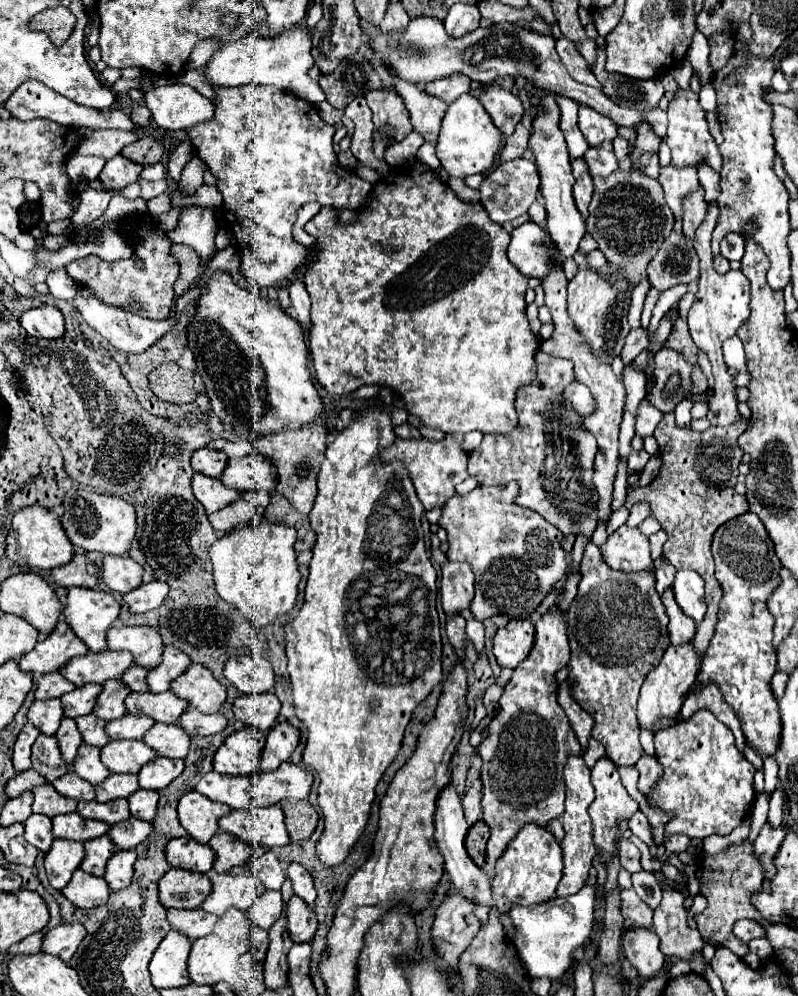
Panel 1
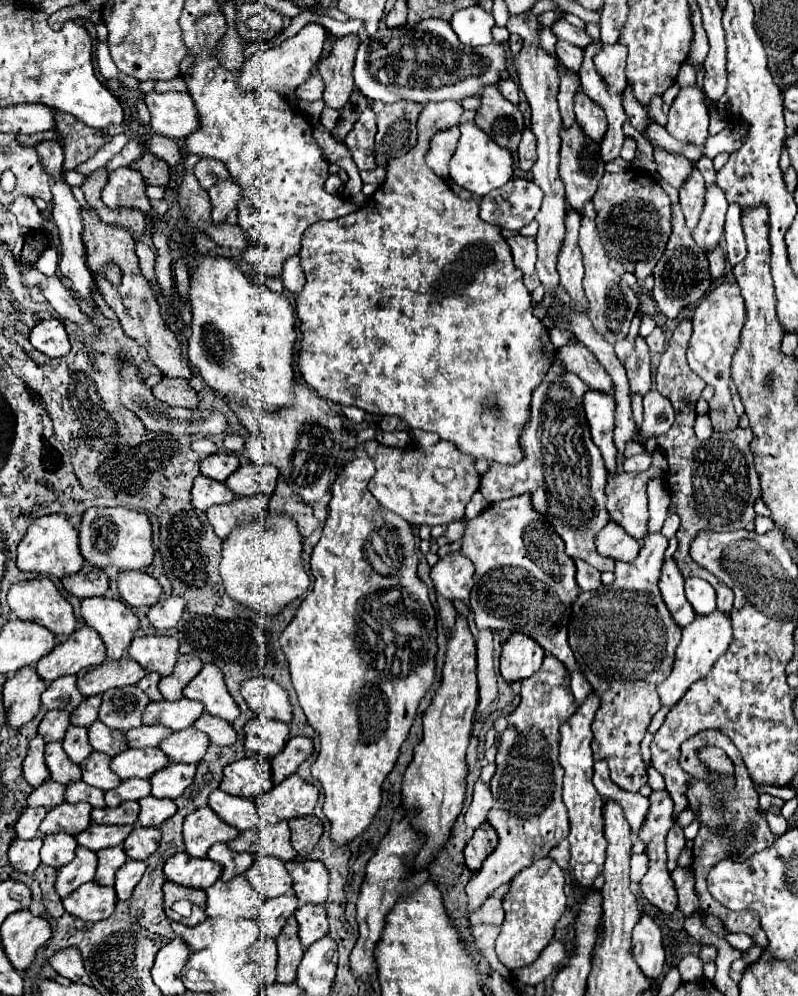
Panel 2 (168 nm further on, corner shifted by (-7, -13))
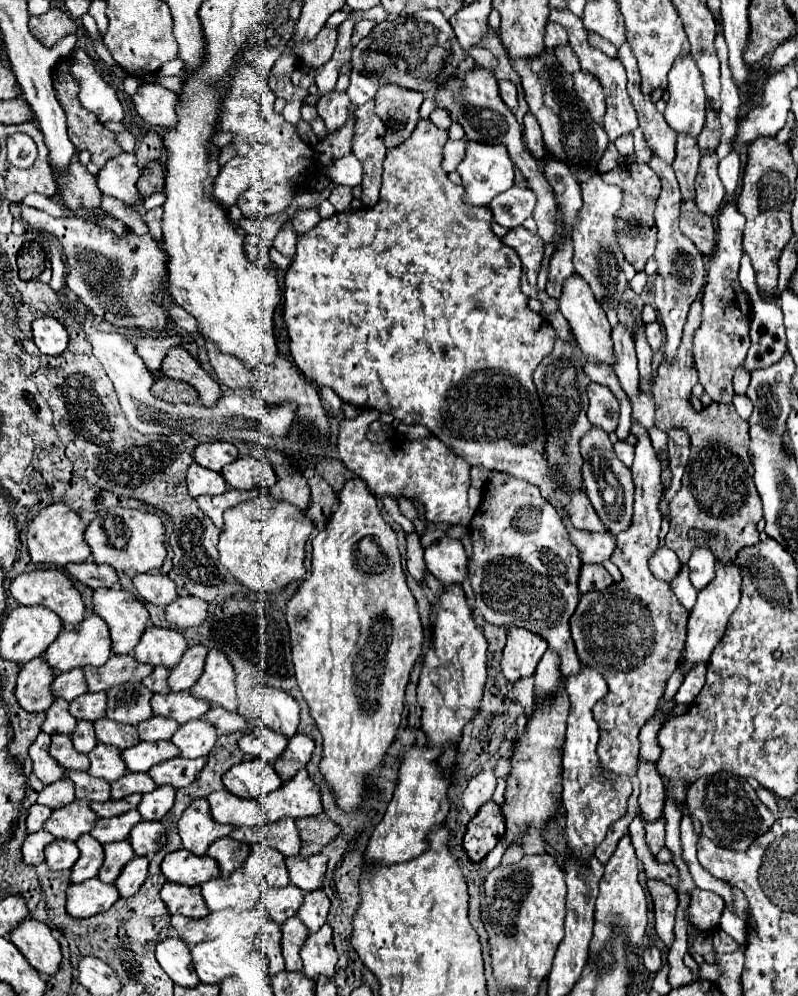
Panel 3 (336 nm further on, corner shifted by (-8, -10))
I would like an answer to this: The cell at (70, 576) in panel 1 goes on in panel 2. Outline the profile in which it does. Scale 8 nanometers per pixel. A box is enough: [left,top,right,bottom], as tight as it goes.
[62,564,110,600]

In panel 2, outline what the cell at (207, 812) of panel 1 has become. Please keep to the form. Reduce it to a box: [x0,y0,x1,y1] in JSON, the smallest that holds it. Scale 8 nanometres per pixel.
[184,806,238,858]

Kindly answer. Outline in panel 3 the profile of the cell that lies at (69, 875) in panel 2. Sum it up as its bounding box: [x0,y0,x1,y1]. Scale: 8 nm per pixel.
[71,835,103,883]

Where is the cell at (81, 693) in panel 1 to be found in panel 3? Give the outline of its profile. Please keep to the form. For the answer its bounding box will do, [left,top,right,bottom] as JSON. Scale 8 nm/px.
[69,693,105,721]

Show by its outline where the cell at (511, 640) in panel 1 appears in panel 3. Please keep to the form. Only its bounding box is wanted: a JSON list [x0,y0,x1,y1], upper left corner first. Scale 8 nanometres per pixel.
[501,627,547,683]

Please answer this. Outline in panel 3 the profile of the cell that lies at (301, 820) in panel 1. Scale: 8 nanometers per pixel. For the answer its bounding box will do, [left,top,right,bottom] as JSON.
[295,813,341,857]

